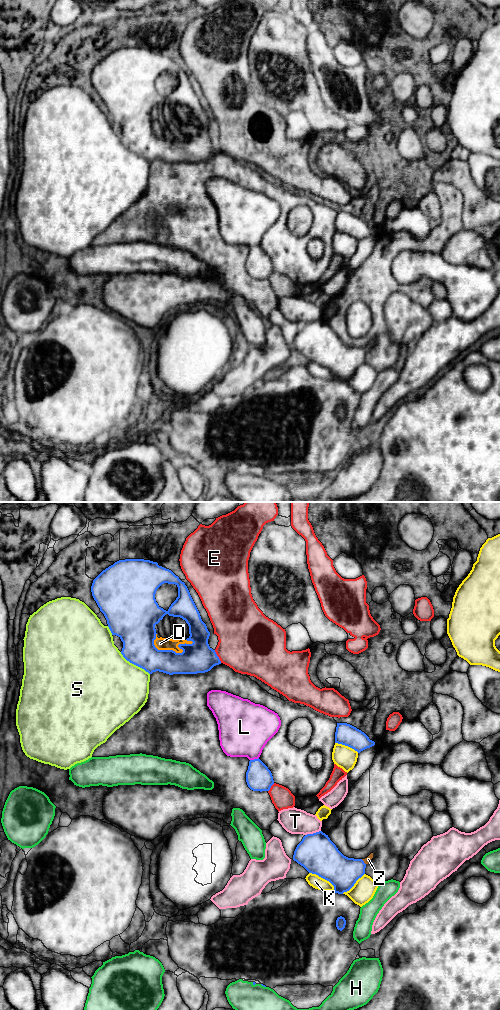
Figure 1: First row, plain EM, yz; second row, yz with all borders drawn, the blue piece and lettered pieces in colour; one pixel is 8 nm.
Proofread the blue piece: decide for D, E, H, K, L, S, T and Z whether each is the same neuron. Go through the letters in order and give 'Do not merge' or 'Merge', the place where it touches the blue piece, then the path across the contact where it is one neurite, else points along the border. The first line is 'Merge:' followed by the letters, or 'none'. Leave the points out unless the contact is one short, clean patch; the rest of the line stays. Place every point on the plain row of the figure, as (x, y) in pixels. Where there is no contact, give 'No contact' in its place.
Merge: D, L, Z
D: Merge. Touches blue at yz (172, 138)
E: Do not merge. Touches blue at yz (217, 144)
H: Do not merge. Touches blue at yz (254, 472)
K: Do not merge. Touches blue at yz (323, 366)
L: Merge. Touches blue at yz (254, 247). Path across: yz (258, 265), (254, 247), (244, 218)
S: Do not merge. Touches blue at yz (134, 152)
T: Do not merge. Touches blue at yz (313, 321)
Z: Merge. Touches blue at yz (363, 350). Path across: yz (342, 360), (354, 357), (363, 350), (368, 347)

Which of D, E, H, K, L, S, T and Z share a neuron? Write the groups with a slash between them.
D L Z / E / H / K / S / T

